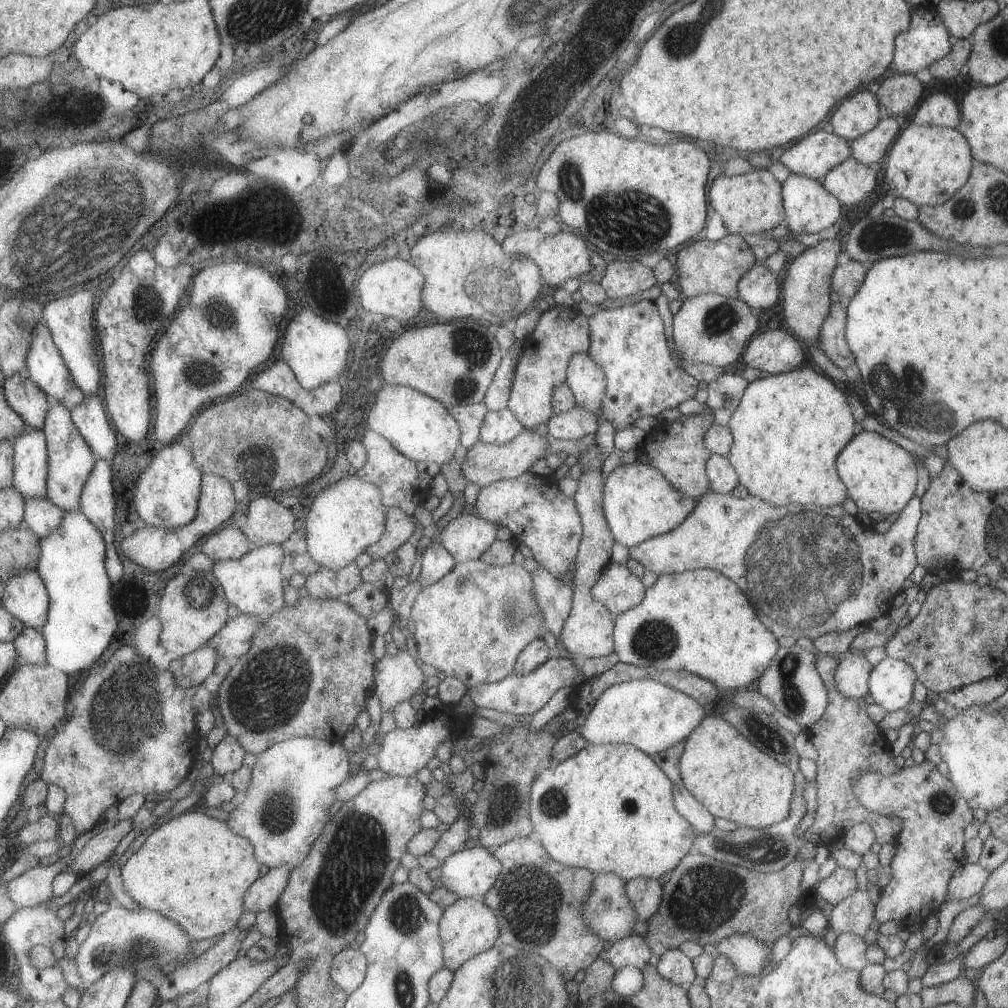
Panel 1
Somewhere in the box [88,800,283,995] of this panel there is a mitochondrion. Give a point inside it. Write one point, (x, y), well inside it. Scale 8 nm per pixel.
(164, 951)

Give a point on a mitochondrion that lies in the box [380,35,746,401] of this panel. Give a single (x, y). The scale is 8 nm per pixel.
(634, 220)

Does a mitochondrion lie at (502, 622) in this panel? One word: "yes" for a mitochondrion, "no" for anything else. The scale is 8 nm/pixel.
yes

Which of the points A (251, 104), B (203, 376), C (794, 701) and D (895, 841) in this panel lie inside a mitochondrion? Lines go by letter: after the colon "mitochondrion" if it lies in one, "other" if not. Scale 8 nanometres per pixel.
A: other
B: mitochondrion
C: mitochondrion
D: other

